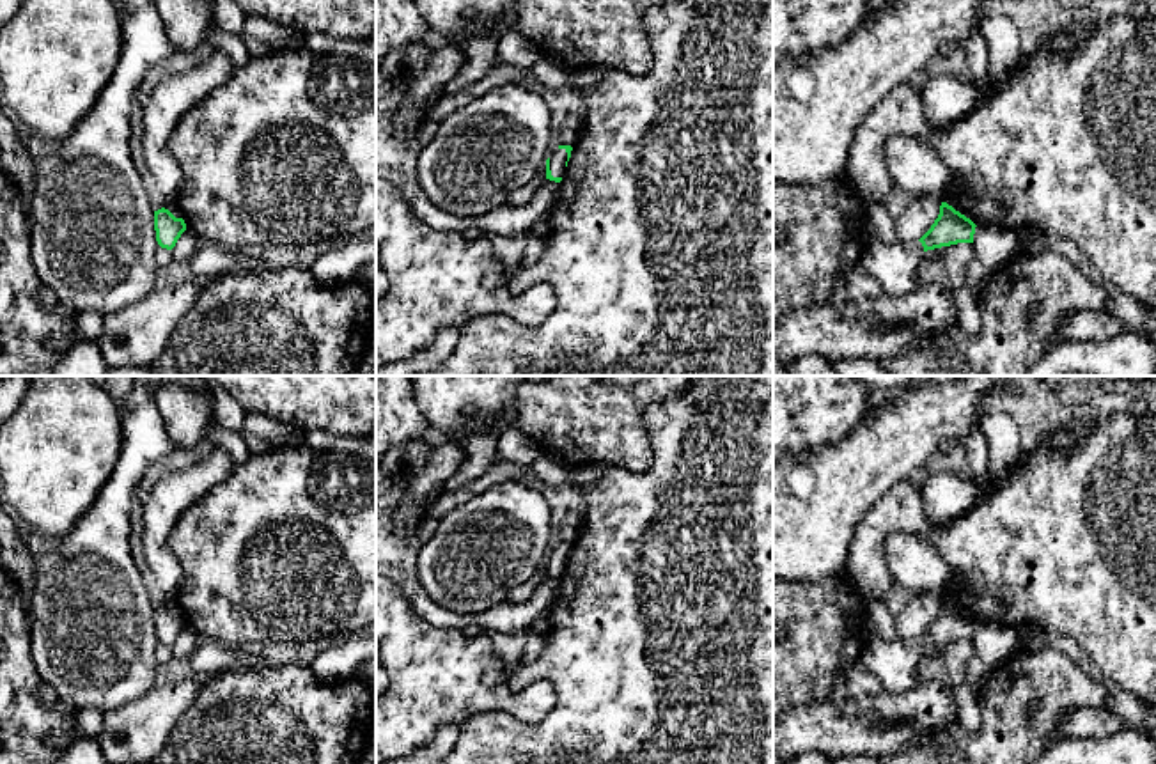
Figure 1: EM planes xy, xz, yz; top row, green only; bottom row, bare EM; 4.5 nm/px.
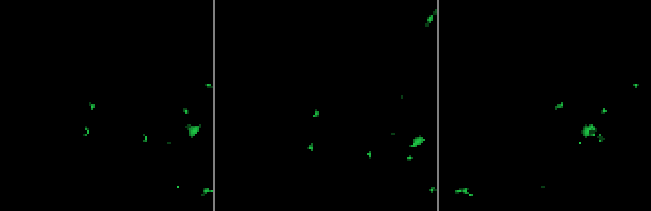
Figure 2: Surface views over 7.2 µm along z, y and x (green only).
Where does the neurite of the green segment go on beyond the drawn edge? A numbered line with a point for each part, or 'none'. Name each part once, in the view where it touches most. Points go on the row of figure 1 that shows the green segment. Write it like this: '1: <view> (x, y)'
1: yz (894, 265)

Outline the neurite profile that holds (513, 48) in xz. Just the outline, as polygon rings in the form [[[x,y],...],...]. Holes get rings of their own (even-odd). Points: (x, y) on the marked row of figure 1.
[[[516,27],[500,32],[496,41],[496,62],[530,71],[541,51],[523,37]]]

